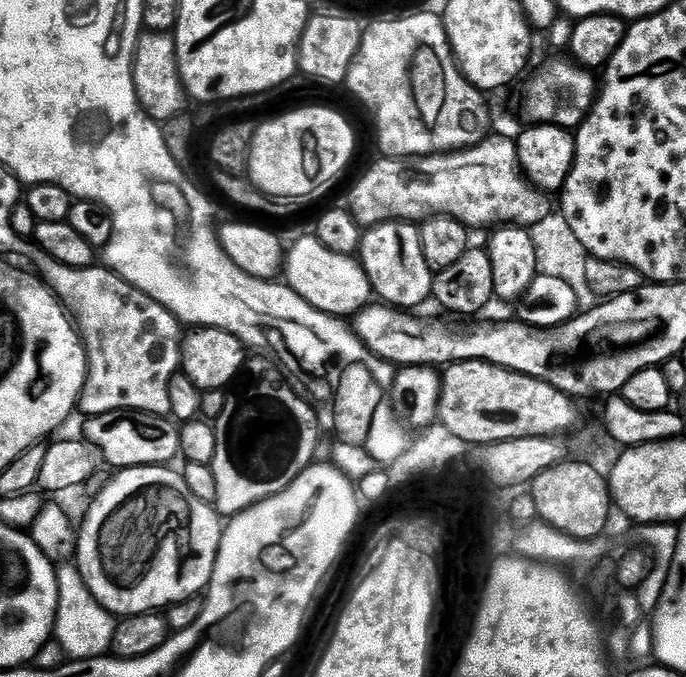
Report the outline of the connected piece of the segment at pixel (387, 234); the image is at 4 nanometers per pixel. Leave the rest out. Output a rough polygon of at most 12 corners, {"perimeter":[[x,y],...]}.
{"perimeter":[[389,220],[361,235],[358,259],[385,305],[432,296],[420,228]]}

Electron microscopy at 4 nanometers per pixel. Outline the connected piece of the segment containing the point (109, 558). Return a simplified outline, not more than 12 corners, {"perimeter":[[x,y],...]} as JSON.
{"perimeter":[[168,466],[119,469],[75,563],[113,617],[212,582],[221,517]]}

